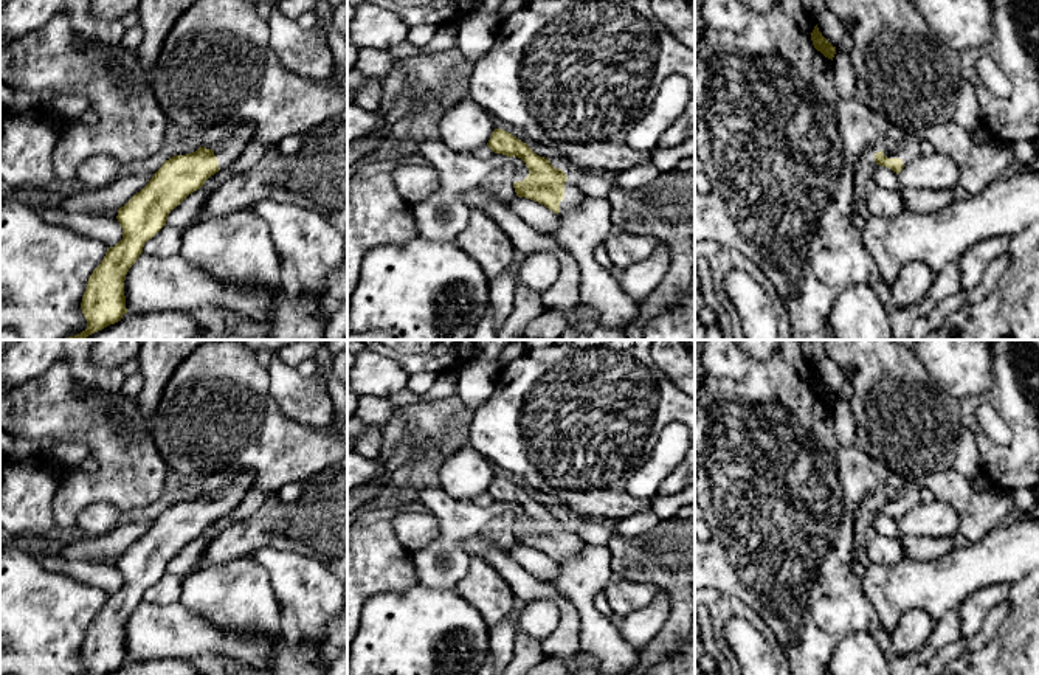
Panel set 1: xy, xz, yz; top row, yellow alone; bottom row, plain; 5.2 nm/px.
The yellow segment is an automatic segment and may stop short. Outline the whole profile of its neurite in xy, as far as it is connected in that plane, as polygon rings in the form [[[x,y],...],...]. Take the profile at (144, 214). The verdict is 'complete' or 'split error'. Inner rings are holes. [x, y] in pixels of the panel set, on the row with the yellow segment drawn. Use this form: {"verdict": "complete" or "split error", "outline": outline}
{"verdict": "split error", "outline": [[[240,121],[223,137],[226,143],[216,151],[200,146],[192,154],[166,160],[149,183],[118,209],[123,239],[107,250],[90,275],[82,296],[81,309],[87,329],[64,340],[85,340],[127,313],[124,281],[129,268],[143,253],[144,244],[166,225],[175,206],[243,152],[254,137],[254,126],[251,121]]]}

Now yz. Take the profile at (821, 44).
{"verdict": "complete", "outline": [[[817,25],[814,26],[813,33],[811,33],[811,40],[813,45],[817,51],[820,51],[825,57],[831,59],[836,54],[836,47],[833,47],[819,31]]]}

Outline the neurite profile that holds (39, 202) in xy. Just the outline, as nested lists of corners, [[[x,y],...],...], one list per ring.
[[[28,192],[25,196],[28,205],[39,214],[43,216],[43,213],[56,205],[56,196],[51,196],[48,192]]]

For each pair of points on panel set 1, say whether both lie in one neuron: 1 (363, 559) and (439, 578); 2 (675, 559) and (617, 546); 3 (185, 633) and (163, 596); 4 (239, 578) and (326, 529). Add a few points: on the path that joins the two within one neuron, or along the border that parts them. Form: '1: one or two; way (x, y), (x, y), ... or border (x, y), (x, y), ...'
1: two; border (411, 553), (417, 584)
2: one; way (661, 557), (631, 557)
3: two; border (143, 599), (152, 604), (177, 602)
4: two; border (250, 554), (214, 565)

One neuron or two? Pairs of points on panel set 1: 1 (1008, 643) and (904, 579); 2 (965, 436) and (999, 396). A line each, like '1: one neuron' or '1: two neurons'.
1: two neurons
2: two neurons

